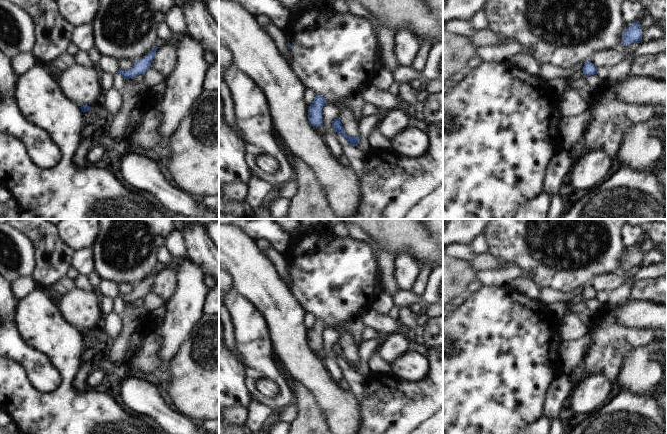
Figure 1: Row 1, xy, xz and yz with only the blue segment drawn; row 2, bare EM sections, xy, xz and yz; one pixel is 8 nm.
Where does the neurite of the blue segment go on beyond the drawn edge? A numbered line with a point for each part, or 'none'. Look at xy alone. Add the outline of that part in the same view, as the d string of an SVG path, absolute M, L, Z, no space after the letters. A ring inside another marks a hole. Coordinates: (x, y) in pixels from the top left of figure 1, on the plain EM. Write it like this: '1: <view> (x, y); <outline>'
none

